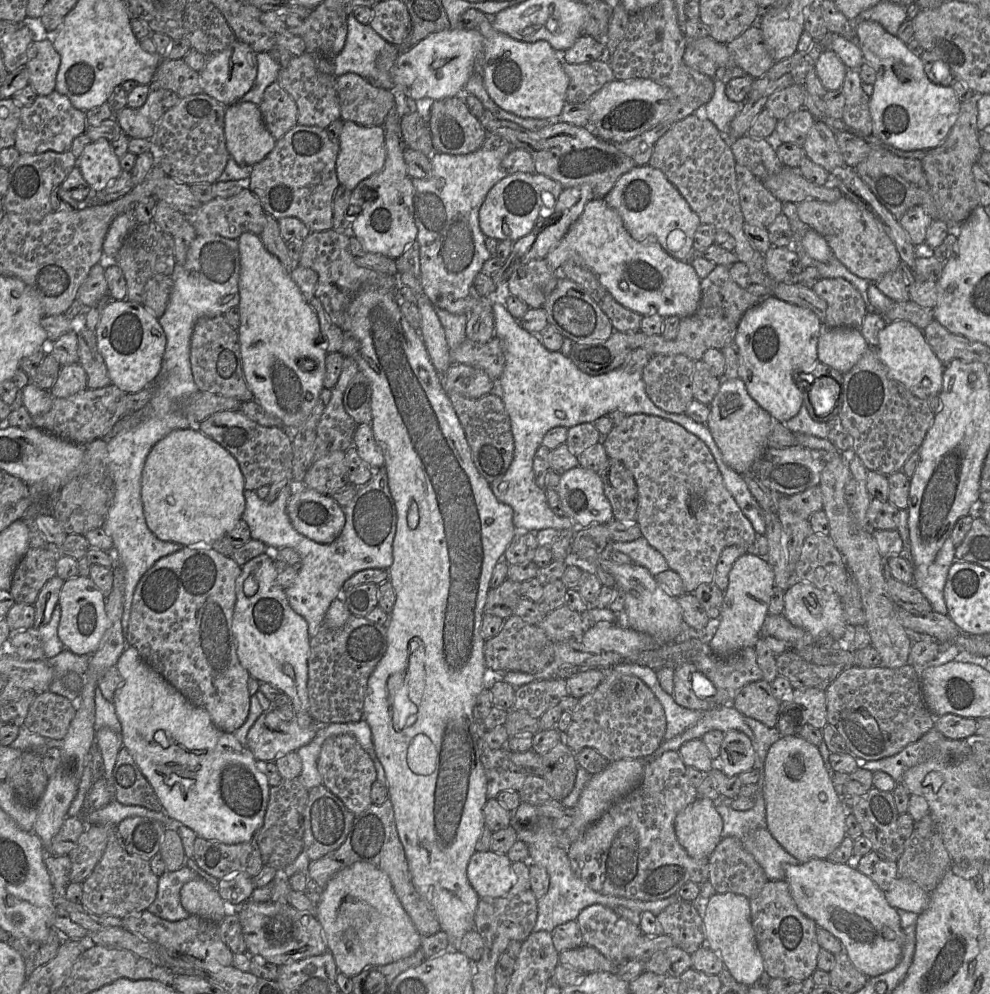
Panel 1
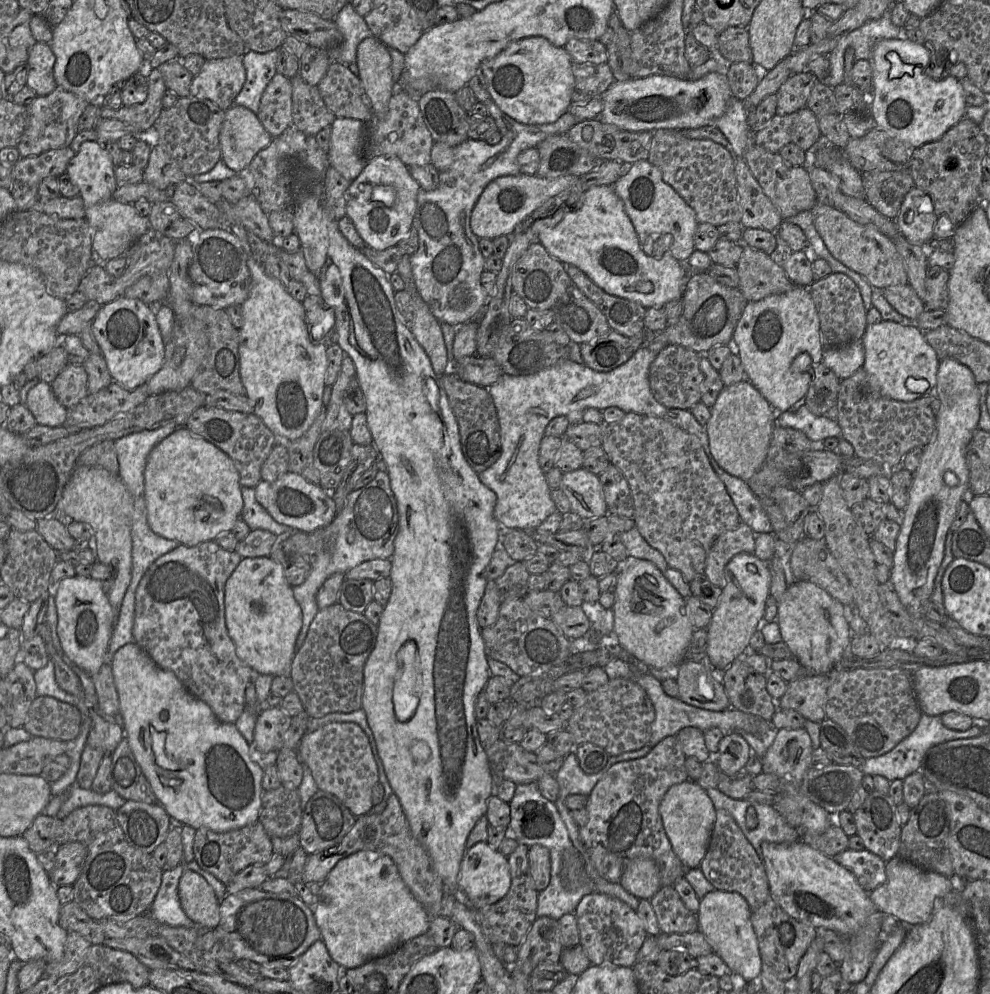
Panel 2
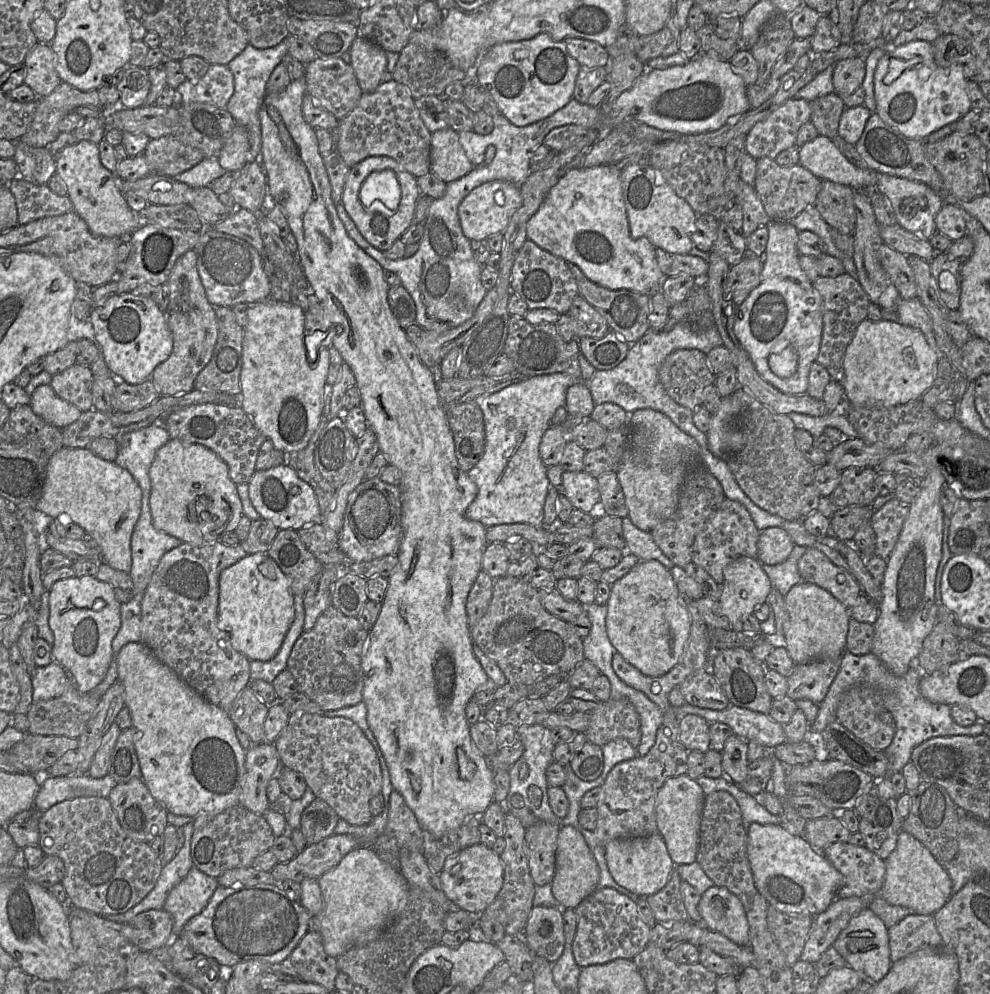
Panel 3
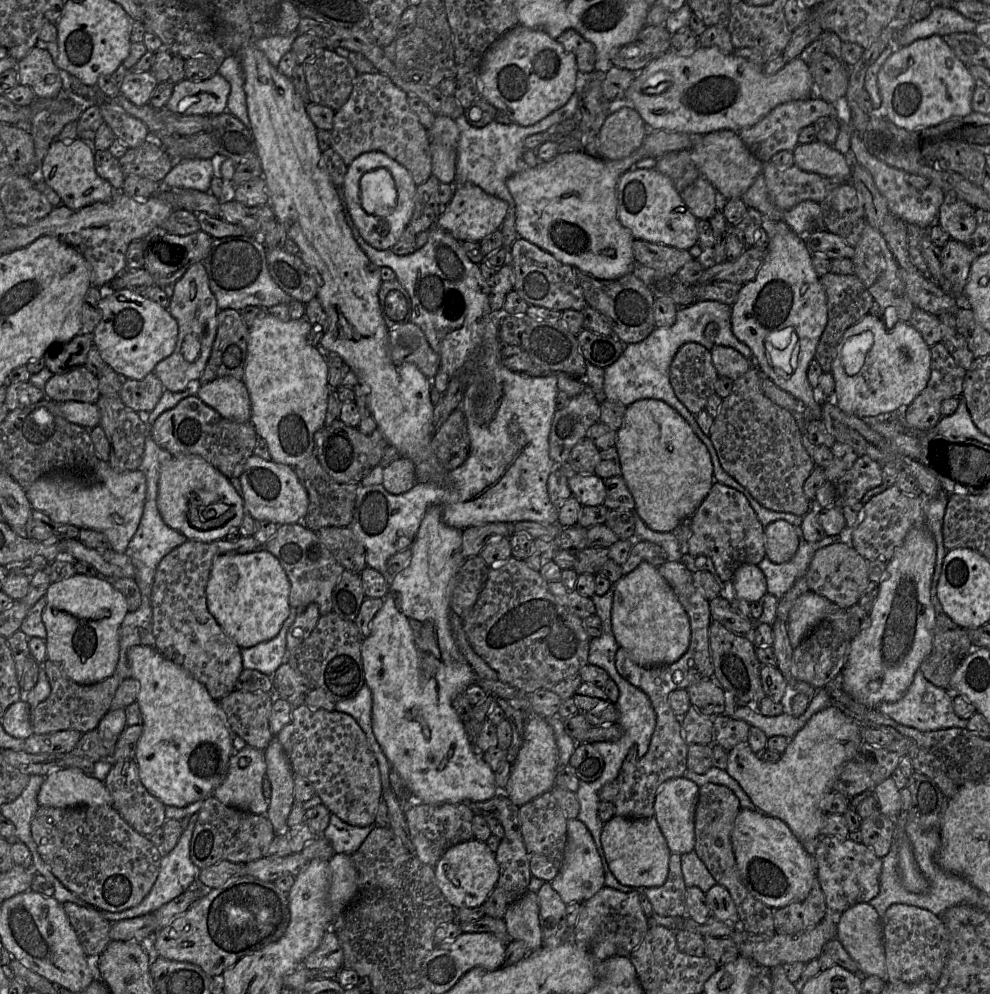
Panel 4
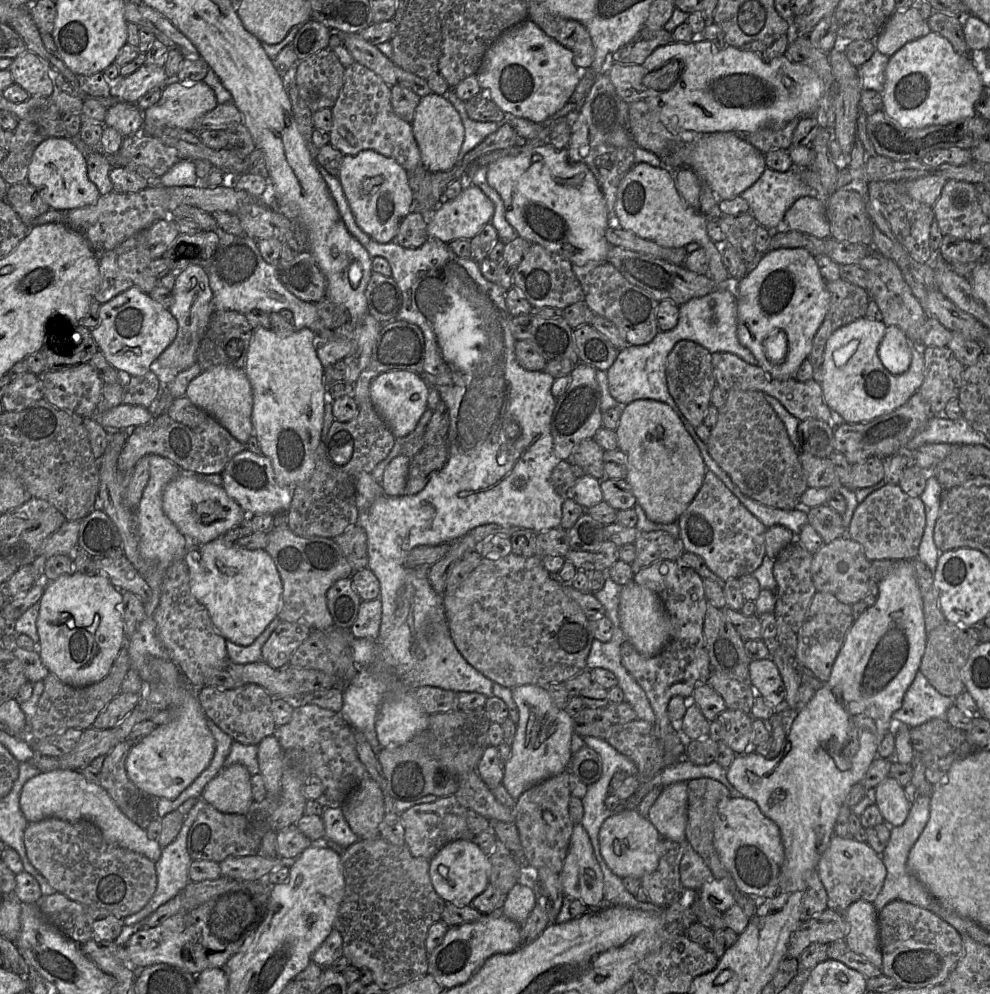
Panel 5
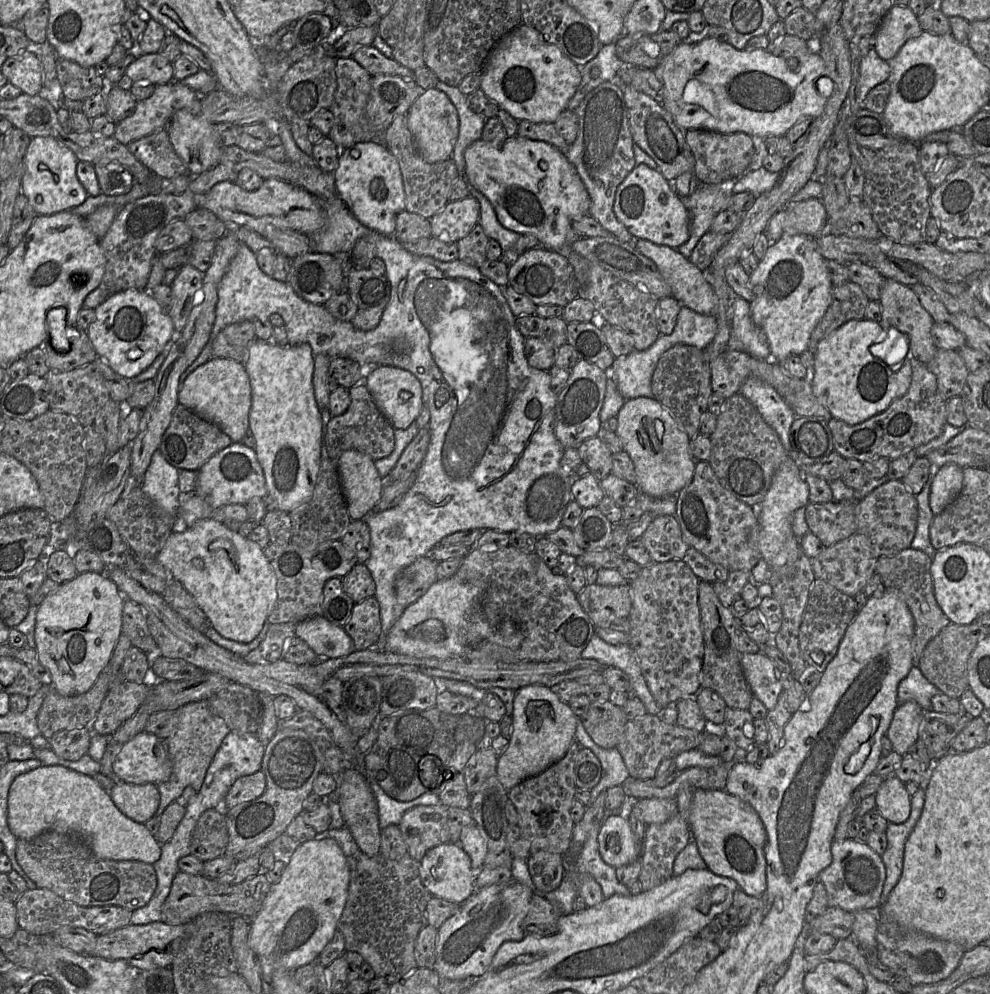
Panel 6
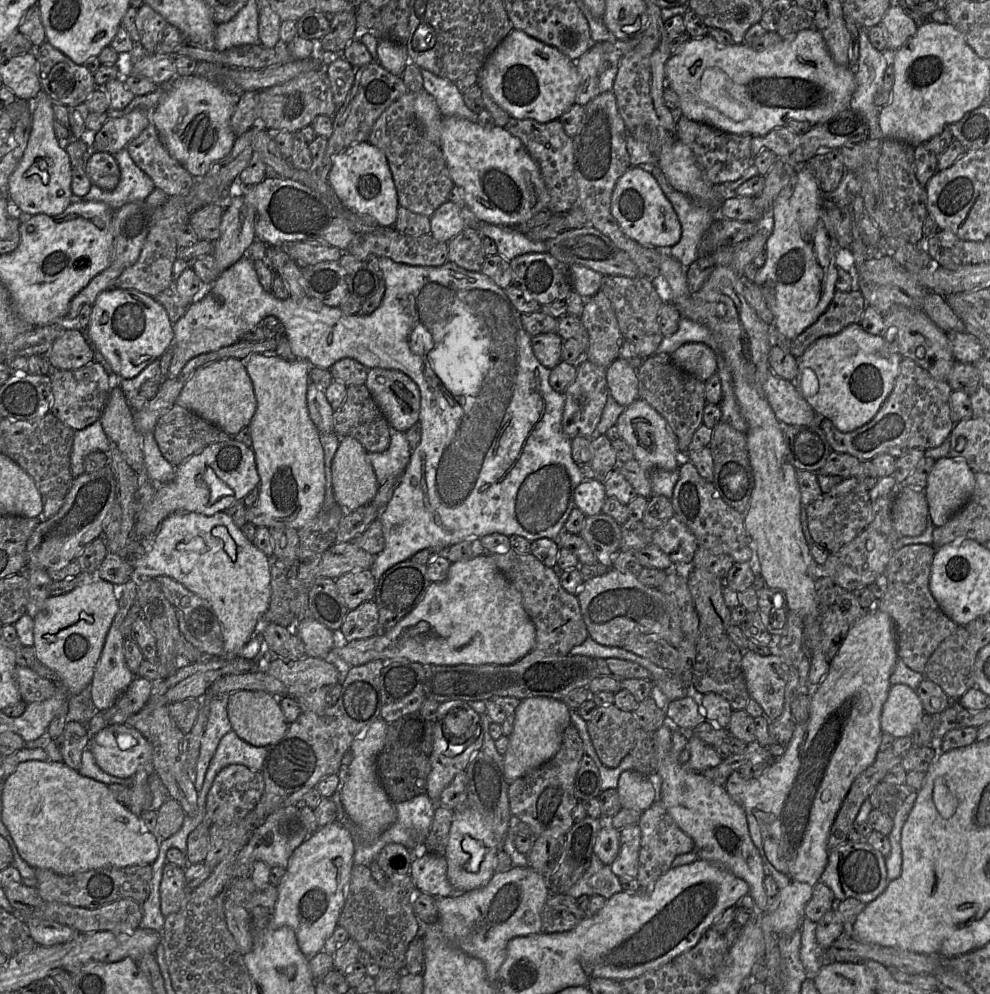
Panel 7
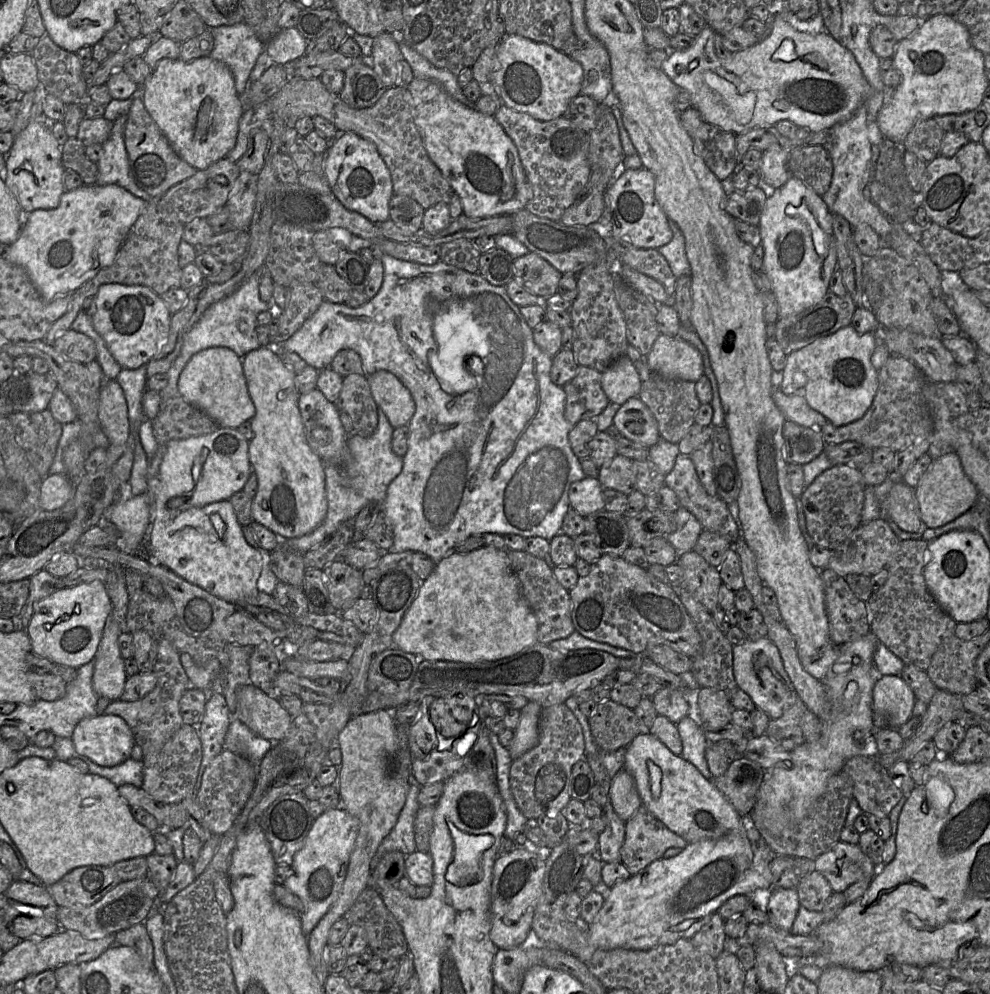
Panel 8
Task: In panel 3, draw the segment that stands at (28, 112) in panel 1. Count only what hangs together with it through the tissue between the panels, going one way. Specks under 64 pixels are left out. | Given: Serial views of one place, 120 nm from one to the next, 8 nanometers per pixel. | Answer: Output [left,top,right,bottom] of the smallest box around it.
[20,81,103,148]

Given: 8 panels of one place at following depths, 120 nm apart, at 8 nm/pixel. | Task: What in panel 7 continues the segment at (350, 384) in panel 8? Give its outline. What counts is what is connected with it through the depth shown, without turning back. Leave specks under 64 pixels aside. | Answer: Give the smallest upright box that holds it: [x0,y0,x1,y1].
[333,384,390,452]

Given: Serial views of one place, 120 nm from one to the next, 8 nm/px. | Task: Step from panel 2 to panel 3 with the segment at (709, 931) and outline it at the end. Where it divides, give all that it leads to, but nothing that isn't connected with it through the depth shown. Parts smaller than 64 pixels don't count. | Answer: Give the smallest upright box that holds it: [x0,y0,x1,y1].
[698,886,750,945]

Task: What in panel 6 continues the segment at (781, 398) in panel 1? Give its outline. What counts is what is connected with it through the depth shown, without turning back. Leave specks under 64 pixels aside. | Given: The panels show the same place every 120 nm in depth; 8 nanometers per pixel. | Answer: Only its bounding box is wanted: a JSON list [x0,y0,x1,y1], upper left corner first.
[749,234,834,363]

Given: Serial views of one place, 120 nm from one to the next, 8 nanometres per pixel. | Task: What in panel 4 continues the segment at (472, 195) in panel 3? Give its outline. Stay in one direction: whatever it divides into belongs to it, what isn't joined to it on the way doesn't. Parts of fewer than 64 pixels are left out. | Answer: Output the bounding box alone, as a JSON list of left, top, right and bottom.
[435,183,508,242]

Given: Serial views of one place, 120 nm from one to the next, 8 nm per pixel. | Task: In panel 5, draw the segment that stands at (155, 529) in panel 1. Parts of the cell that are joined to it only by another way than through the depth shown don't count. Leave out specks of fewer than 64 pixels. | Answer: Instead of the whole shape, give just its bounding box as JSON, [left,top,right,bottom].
[162,471,246,548]

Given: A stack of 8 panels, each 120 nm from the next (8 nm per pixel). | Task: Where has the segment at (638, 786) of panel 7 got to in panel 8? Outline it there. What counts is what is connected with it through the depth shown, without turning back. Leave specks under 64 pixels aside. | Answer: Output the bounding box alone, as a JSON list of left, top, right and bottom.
[609,769,643,822]

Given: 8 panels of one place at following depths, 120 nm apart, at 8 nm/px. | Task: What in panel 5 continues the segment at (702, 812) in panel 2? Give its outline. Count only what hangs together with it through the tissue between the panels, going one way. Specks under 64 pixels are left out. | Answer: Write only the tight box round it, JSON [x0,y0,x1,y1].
[647,782,687,842]

